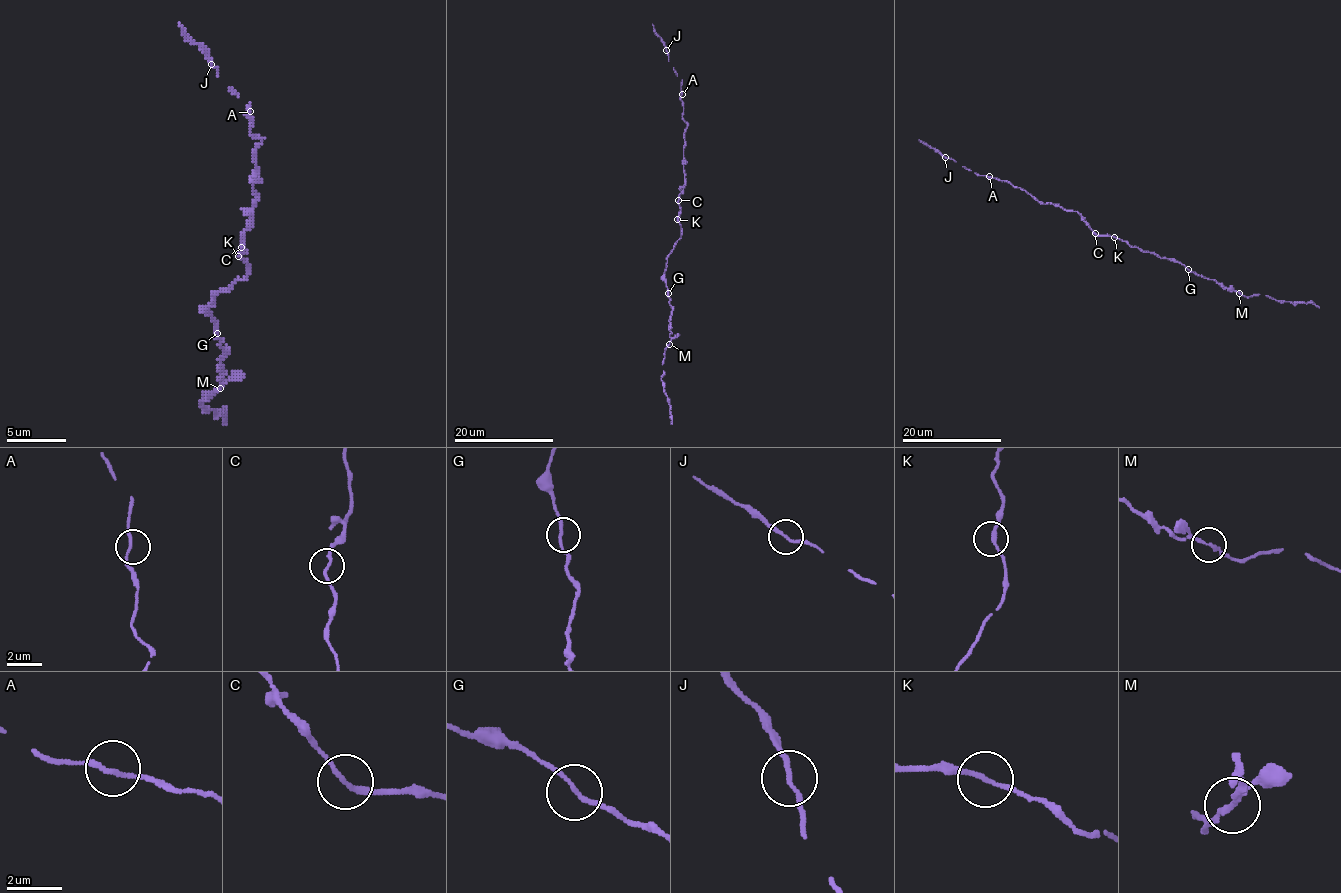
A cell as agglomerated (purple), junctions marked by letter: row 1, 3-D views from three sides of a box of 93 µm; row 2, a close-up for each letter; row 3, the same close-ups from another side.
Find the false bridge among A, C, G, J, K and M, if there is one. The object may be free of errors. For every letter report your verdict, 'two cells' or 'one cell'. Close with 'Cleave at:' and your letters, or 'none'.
A: one cell
C: one cell
G: one cell
J: one cell
K: one cell
M: one cell
Cleave at: none

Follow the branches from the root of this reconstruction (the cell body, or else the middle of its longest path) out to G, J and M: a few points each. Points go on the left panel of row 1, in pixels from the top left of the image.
G: (241, 253), (247, 262), (247, 277), (229, 288), (217, 291), (211, 306), (208, 306), (217, 333)
J: (241, 253), (247, 253), (241, 244), (256, 200), (253, 173), (262, 138), (250, 132), (250, 102), (211, 64)
M: (241, 253), (247, 262), (247, 277), (217, 291), (208, 306), (214, 333), (226, 350), (220, 359), (220, 389)

